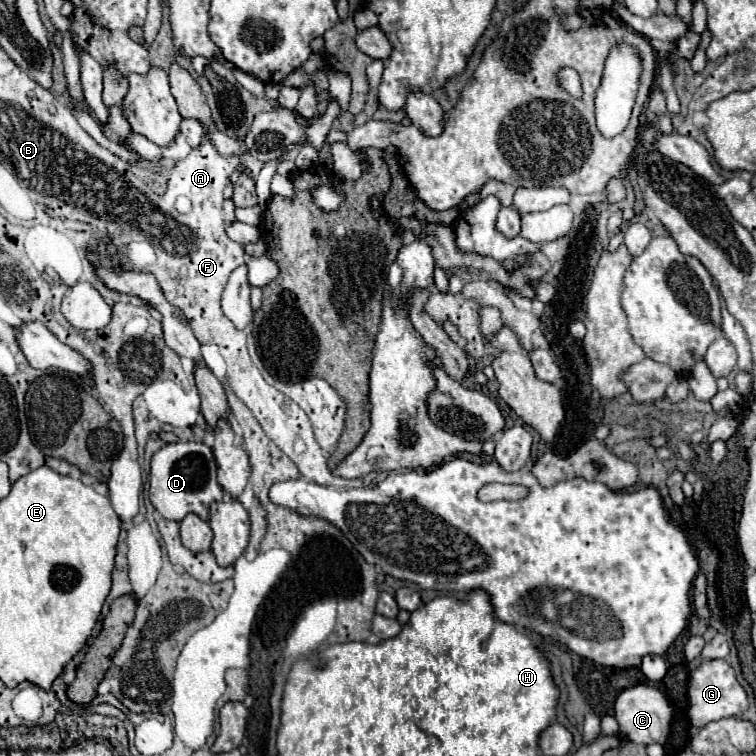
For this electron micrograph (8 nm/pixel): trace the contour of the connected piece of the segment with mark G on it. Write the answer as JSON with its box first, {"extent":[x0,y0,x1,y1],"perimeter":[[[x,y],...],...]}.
{"extent":[688,659,748,729],"perimeter":[[[712,659],[712,661],[702,661],[700,667],[690,675],[688,683],[688,719],[690,725],[696,729],[702,729],[710,721],[718,721],[724,717],[738,717],[748,709],[748,699],[742,689],[742,685],[734,677],[734,669],[722,661],[722,659]]]}

